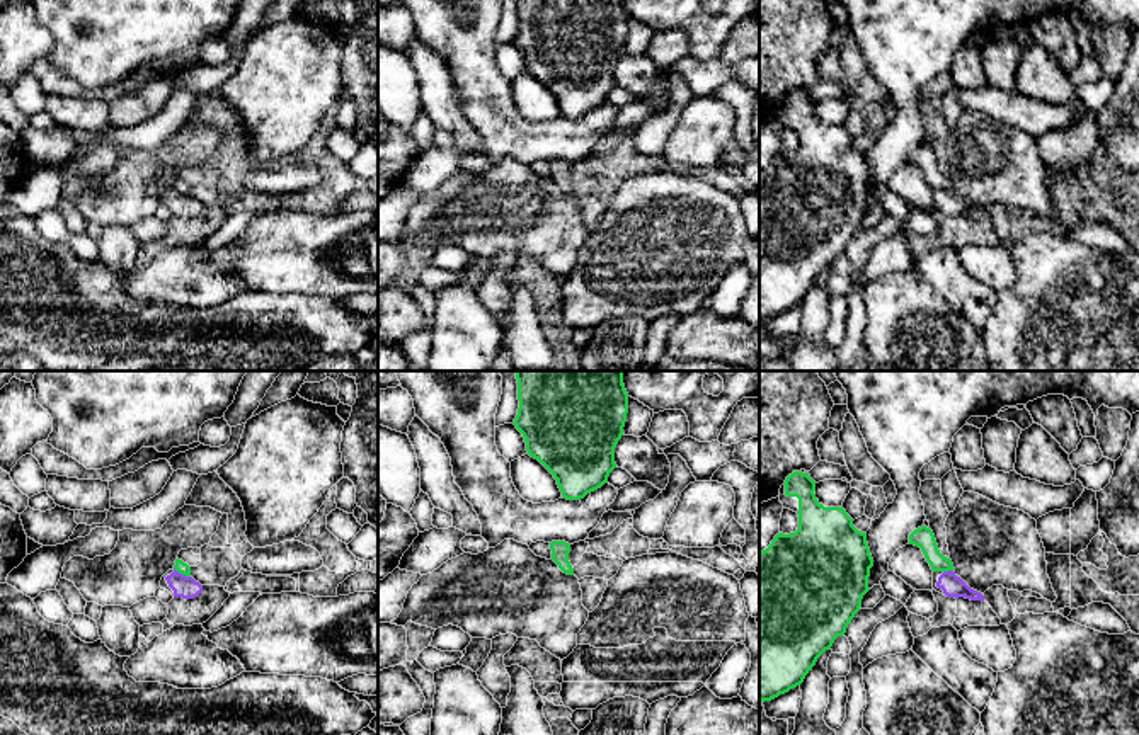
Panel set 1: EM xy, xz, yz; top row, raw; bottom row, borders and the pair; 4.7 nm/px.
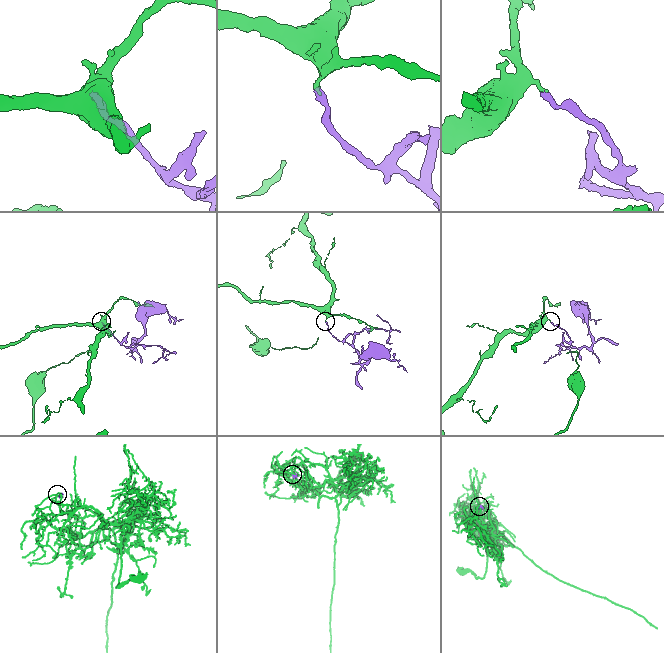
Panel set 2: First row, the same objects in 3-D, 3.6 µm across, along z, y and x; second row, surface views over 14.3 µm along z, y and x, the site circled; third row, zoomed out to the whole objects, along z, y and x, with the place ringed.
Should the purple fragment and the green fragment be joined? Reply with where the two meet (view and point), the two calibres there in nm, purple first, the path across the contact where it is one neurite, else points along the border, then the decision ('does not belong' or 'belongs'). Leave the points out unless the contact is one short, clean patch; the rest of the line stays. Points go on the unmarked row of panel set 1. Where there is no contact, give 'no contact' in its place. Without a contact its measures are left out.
xy (181, 193) | 110/60 nm | along xy (174, 186), (189, 196) | does not belong

